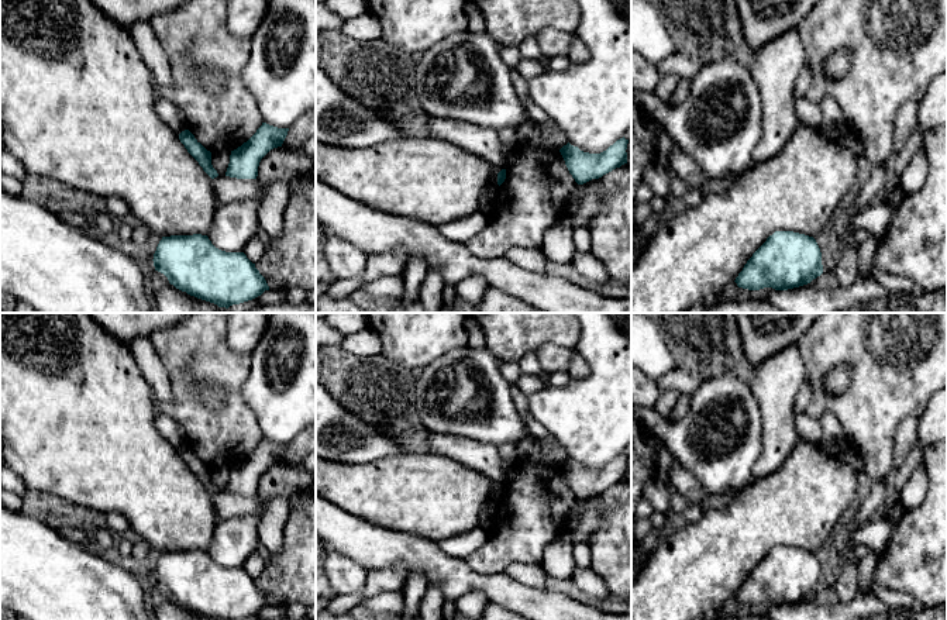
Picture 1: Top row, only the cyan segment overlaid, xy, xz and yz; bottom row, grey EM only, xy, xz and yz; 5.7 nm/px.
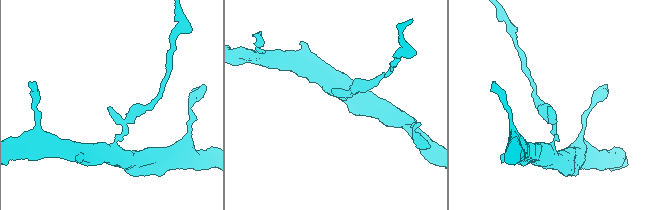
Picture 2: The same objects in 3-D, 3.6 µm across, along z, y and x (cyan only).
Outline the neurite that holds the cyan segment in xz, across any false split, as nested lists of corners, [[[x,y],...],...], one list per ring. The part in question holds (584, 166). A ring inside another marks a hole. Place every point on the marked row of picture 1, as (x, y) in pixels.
[[[623,137],[606,151],[600,154],[589,154],[568,142],[559,149],[559,152],[575,182],[583,185],[627,163],[627,144],[629,140]]]

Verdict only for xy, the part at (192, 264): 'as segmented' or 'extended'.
as segmented

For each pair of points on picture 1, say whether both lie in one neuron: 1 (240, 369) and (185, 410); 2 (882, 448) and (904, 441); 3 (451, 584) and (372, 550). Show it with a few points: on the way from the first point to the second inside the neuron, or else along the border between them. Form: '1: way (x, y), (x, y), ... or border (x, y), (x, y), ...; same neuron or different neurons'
1: way (233, 389), (233, 402), (220, 414), (205, 414); same neuron
2: border (908, 416), (899, 423), (894, 436), (892, 467); different neurons
3: way (431, 564), (420, 553), (392, 550); same neuron

